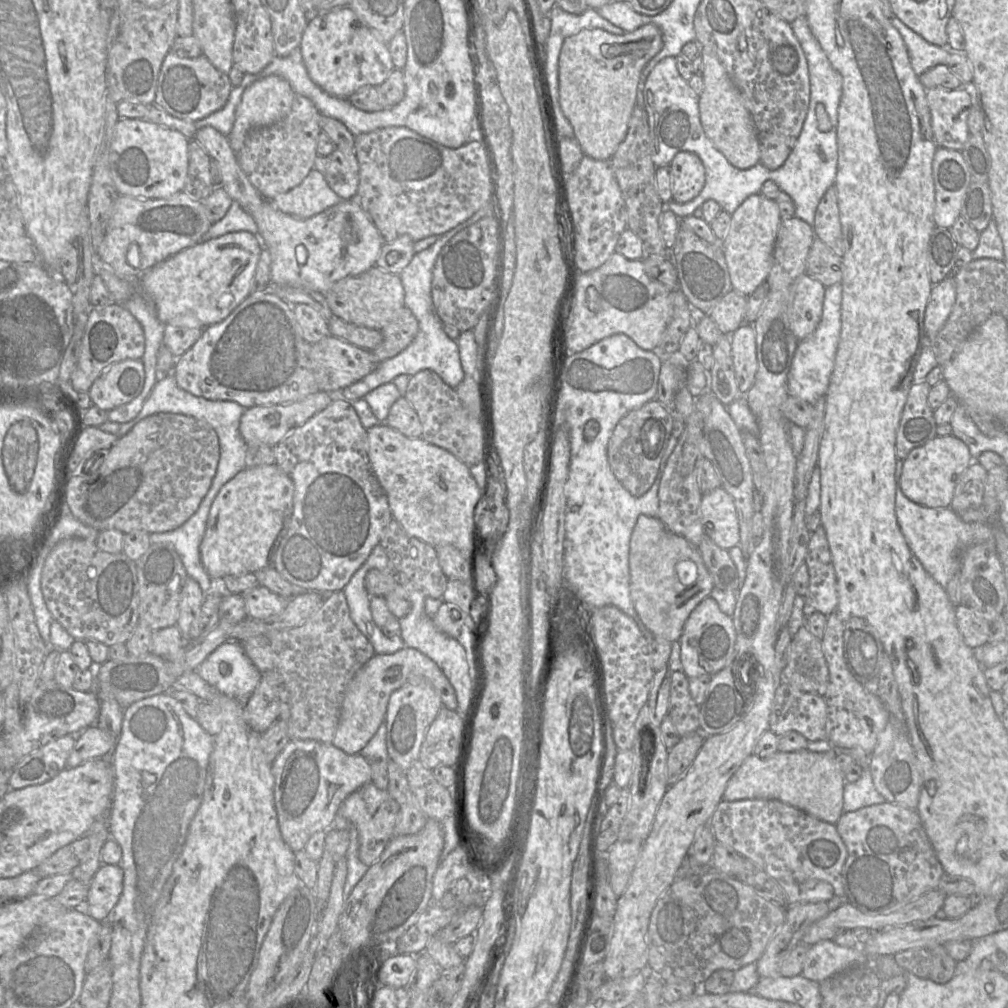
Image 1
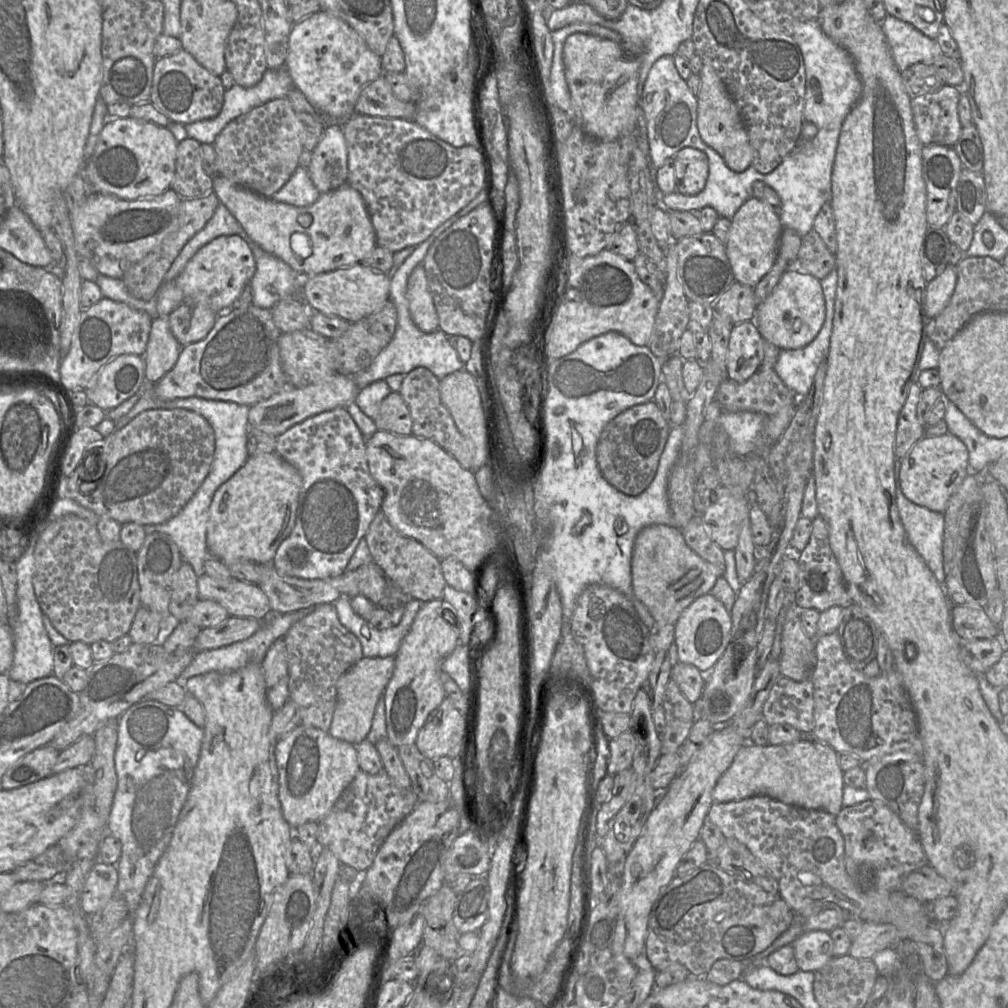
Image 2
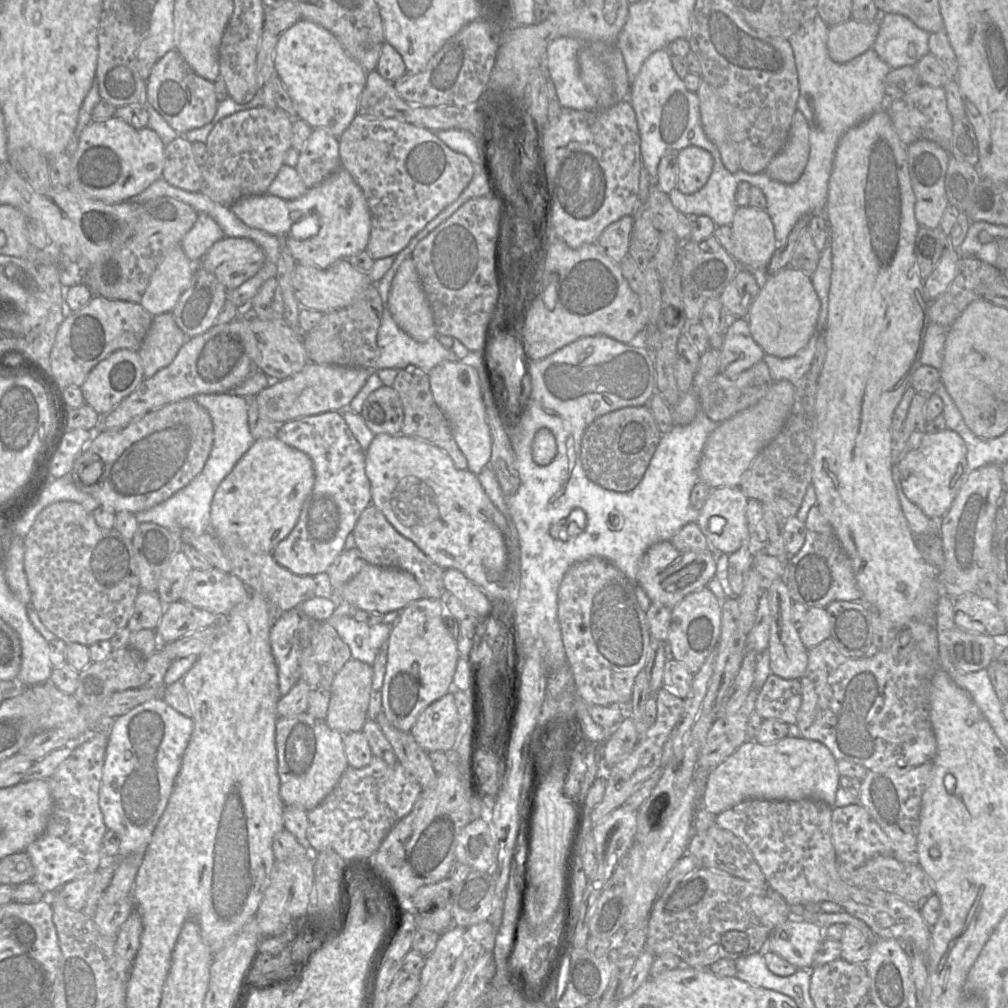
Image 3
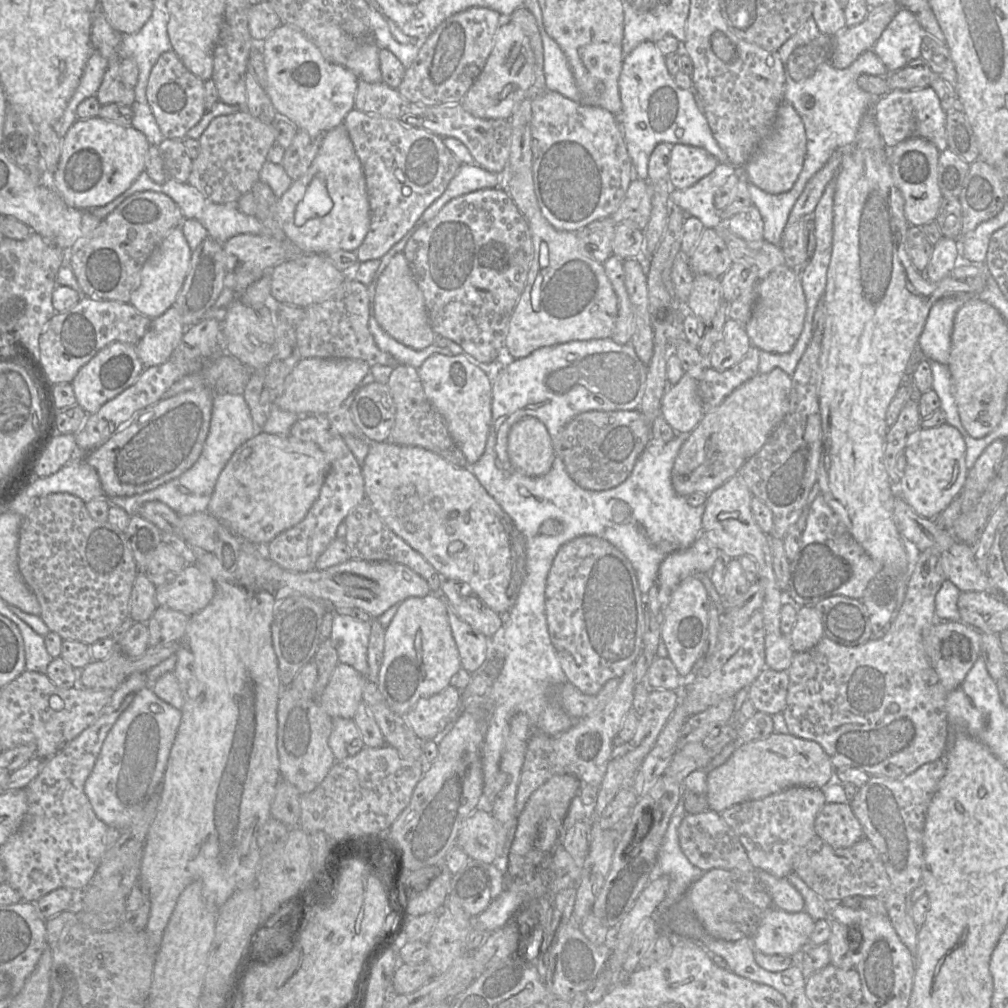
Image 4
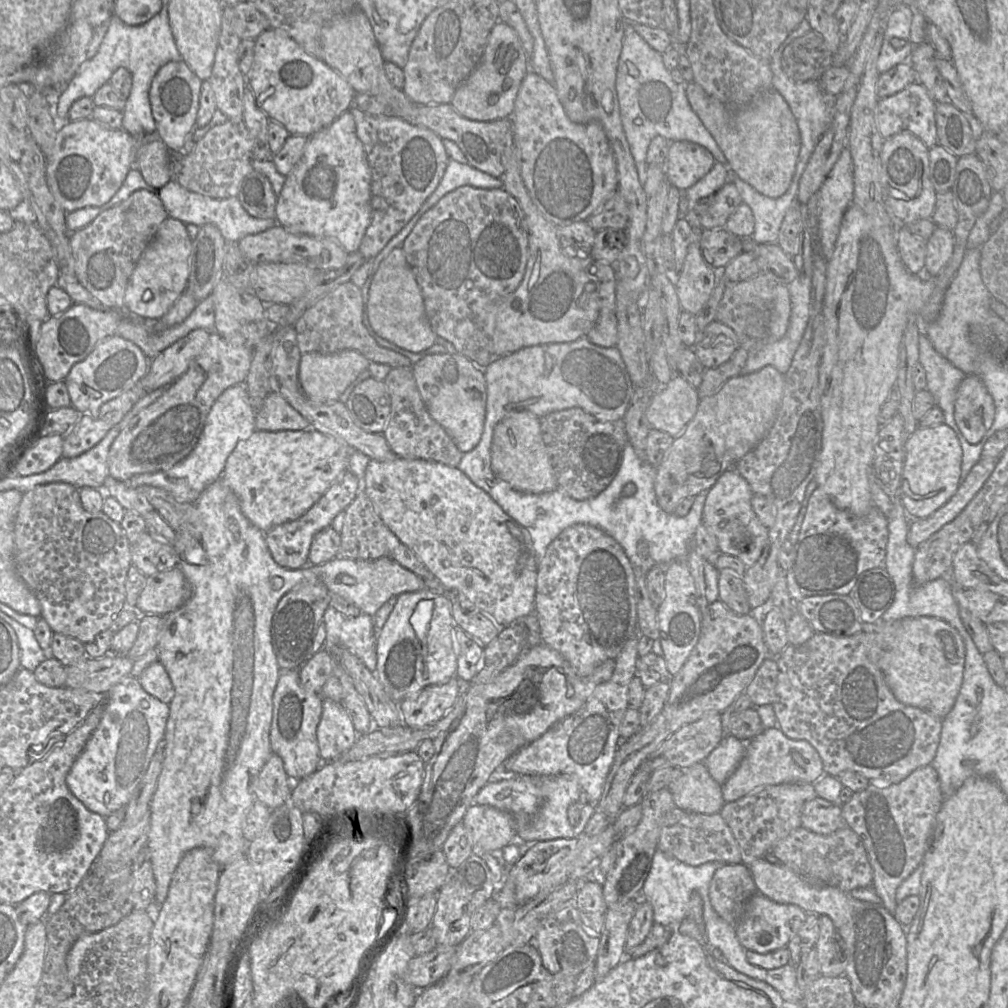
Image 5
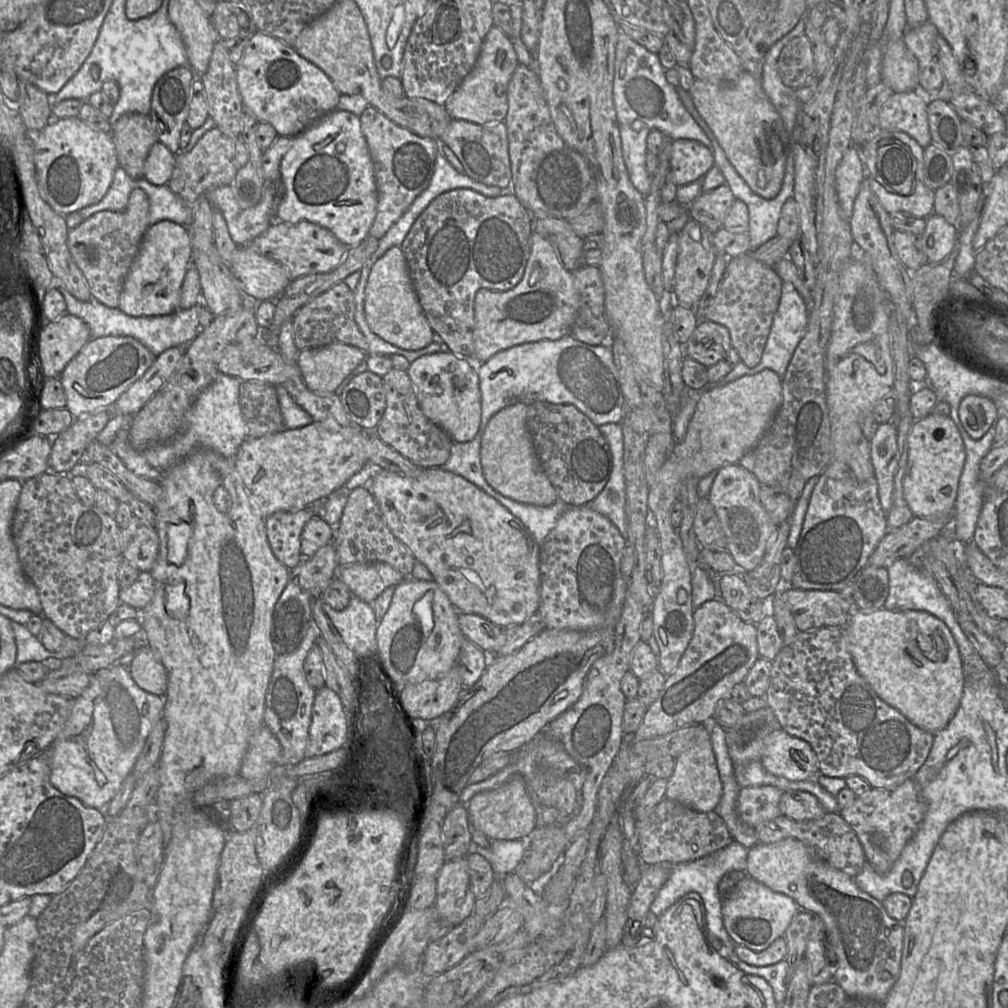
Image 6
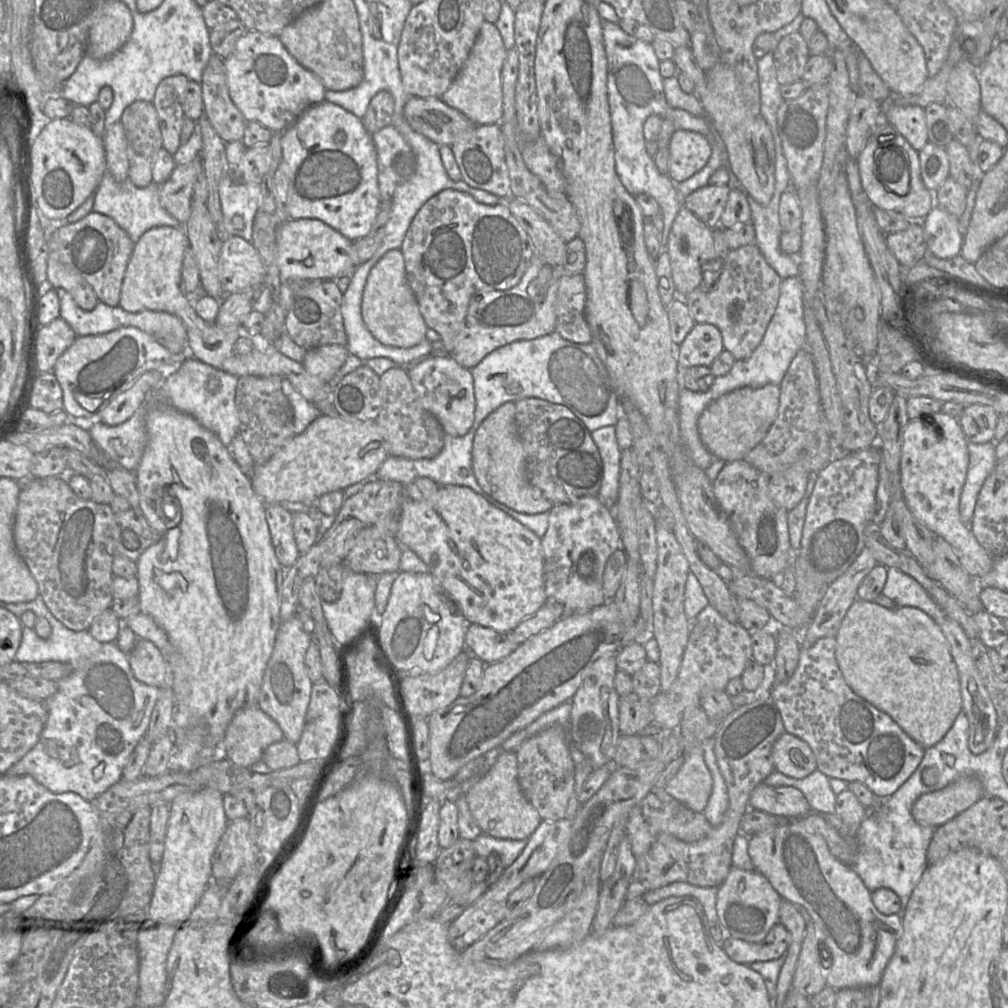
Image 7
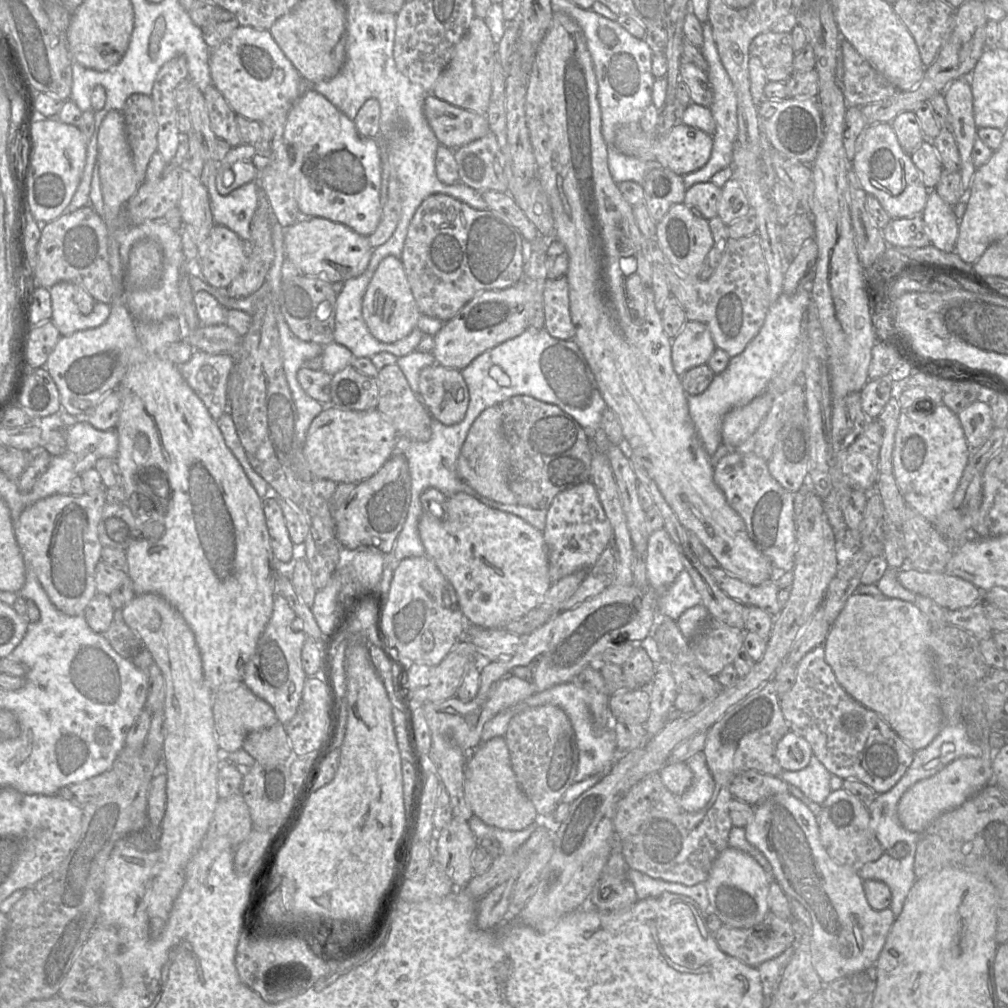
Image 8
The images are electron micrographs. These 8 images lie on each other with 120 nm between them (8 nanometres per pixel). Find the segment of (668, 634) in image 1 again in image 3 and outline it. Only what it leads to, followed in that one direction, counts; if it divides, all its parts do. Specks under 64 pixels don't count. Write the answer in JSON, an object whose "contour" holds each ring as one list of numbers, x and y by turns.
{"contour":[[670,541,652,545,644,554,636,576,651,602,659,602,672,609,685,596,706,587,716,573,716,552,713,549,680,552]]}

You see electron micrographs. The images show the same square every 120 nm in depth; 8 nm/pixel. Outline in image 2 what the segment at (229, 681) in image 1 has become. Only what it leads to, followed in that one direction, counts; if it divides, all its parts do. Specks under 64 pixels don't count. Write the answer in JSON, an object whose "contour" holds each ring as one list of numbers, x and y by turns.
{"contour":[[313,608,302,609,290,613,273,613,271,611,263,618,262,627,248,639,235,642,216,649,197,652,192,662,183,670,176,681,185,682,187,679,208,672,232,672,245,667,249,663,262,663,268,649,278,639,283,638,286,632,300,619,308,615]]}

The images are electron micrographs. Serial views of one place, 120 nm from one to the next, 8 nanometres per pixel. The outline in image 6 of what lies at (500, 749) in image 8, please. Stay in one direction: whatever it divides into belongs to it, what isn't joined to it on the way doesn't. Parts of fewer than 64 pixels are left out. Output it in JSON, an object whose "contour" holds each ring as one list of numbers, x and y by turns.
{"contour":[[514,774,498,788,474,795,466,808,469,823,490,840,529,839,536,828,536,810,520,774]]}

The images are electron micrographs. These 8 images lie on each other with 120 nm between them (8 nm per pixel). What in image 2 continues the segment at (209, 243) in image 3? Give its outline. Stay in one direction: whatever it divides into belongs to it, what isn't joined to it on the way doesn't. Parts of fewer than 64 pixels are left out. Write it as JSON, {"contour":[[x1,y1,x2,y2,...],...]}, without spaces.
{"contour":[[219,204,203,229,196,233,182,248,166,274,166,281,174,281,183,272,189,260,203,246,219,236,230,235,245,237,246,233,230,211,224,205]]}

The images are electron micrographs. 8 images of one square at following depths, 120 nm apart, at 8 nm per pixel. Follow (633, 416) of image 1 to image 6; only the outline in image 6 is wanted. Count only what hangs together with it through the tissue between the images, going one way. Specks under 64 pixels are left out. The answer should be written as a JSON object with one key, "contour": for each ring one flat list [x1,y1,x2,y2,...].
{"contour":[[549,402,526,405,527,428,542,469,558,499,568,506,589,504,602,491,612,470,610,448,598,426,574,405]]}

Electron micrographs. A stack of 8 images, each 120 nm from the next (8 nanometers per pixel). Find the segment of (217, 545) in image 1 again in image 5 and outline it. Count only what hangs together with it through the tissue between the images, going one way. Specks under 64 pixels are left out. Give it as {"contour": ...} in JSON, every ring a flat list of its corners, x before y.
{"contour":[[311,428,303,431,256,429,250,437,236,445,226,461,221,478,238,497,243,514,267,533,277,525,300,518,323,496,348,469,350,449,341,440]]}

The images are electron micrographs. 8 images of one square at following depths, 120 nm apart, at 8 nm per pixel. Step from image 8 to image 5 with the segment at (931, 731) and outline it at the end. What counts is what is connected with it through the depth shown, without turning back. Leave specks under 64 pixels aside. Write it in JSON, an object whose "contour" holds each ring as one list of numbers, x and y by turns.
{"contour":[[931,616,905,617,881,625,864,623,862,631,877,632,869,658,883,672,895,698,944,719,955,704,963,680,965,645,958,631]]}

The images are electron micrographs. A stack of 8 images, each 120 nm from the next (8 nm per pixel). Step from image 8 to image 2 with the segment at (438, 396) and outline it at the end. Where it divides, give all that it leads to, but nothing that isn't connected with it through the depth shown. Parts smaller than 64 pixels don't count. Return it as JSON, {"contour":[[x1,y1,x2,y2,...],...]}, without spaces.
{"contour":[[465,369,448,374,440,380,440,396,460,433,473,445,473,461,470,470,479,470,483,465,488,464,490,442,483,402,475,378]]}

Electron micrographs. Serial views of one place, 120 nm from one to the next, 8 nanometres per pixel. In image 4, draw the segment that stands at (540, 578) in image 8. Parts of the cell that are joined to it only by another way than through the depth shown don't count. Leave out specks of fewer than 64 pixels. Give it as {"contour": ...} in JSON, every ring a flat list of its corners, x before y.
{"contour":[[385,441,370,443,362,474,366,498,389,529,421,554,443,579,464,582,492,610,500,615,509,612,526,575,525,538,469,467,455,467,421,447]]}

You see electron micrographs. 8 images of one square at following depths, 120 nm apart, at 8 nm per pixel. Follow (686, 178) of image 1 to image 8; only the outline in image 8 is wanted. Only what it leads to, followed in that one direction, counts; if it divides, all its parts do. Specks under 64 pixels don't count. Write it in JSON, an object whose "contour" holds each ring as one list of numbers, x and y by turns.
{"contour":[[682,122,677,123,667,134,662,136,646,133,639,123,629,123,617,129,614,145,617,150,626,155,648,163,659,164,684,176,702,168,708,162,713,148,713,136]]}

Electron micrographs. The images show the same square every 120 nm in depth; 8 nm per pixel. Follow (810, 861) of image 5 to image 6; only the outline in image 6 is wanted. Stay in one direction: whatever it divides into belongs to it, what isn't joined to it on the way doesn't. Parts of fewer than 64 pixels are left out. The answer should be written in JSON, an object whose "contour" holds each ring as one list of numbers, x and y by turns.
{"contour":[[826,813,815,820,795,821,786,816,779,816,762,822,755,828,760,843,773,844,787,838,794,838,812,848,816,855,832,867,856,877,866,862,863,847,850,825,837,813]]}

